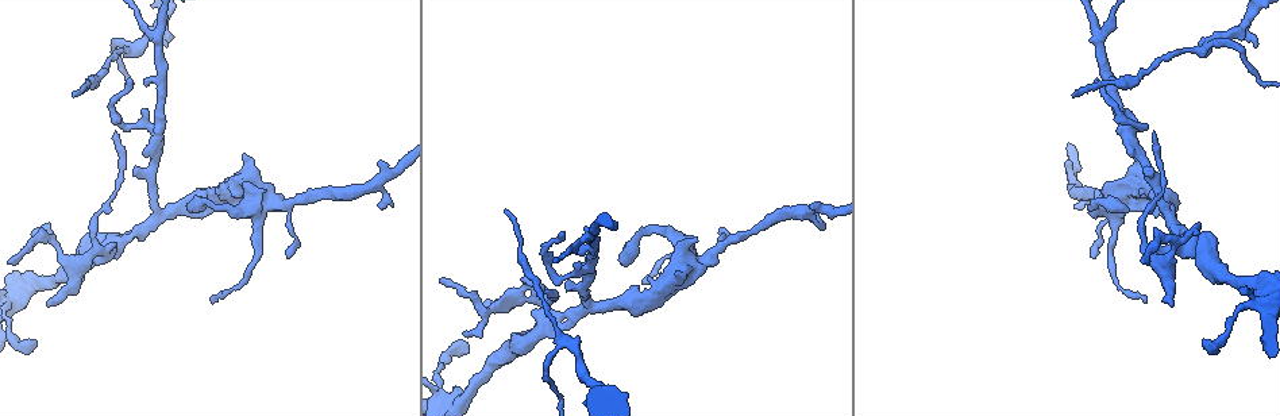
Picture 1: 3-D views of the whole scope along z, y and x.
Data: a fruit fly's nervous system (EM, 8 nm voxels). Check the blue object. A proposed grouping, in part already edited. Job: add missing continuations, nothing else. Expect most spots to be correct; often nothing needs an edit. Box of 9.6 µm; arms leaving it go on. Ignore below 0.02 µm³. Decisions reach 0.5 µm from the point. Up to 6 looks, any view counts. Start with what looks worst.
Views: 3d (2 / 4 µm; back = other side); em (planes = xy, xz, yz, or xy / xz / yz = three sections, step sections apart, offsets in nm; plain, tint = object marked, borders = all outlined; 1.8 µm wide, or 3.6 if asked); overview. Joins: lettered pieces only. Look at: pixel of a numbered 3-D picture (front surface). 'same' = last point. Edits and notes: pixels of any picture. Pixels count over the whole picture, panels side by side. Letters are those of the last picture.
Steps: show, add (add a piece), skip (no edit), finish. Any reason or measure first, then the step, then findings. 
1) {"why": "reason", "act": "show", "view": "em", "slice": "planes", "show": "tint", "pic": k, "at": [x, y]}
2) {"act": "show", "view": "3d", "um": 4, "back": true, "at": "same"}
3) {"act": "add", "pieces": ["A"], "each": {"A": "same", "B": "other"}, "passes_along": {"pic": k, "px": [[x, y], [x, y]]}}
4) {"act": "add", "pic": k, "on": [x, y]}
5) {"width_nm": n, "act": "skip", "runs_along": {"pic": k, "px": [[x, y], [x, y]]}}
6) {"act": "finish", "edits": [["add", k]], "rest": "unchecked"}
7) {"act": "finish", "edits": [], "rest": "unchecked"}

{"act": "show", "view": "3d", "um": 2, "pic": 1, "at": [465, 345]}

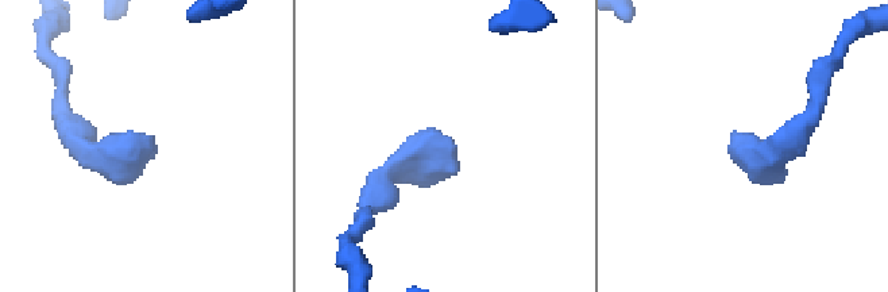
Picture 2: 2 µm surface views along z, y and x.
{"act": "show", "view": "em", "slice": "xy", "step": 8, "show": "borders", "pic": 2, "at": [745, 139]}

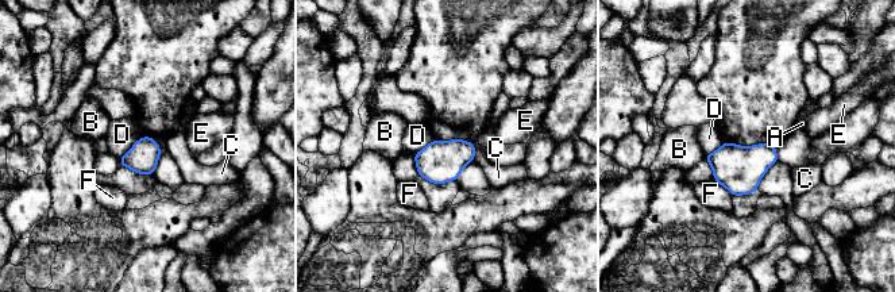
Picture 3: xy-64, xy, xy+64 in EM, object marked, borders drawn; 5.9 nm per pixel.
{"longest_contact_nm": ["D", 200], "act": "skip", "each": {"A": "other", "B": "other", "C": "other", "D": "other", "E": "other", "F": "other"}, "found": "none of them fits"}

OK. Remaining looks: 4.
{"act": "show", "view": "em", "slice": "planes", "show": "borders", "pic": 1, "at": [1073, 96]}

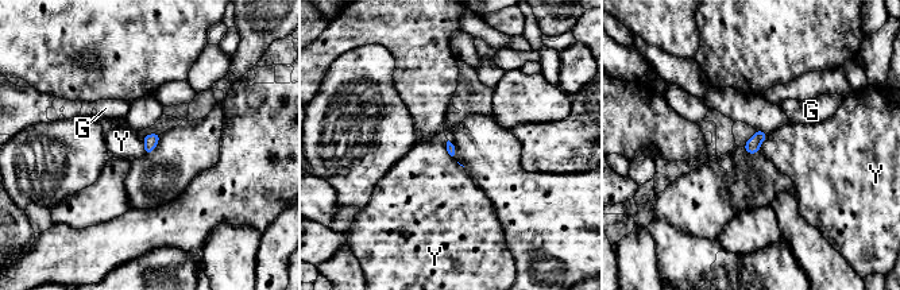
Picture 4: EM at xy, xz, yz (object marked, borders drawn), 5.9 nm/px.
{"longest_contact_nm": ["Y", 130], "act": "skip", "each": {"G": "other", "Y": "other"}, "border": {"pic": 4, "px": [[768, 134], [757, 151]]}, "found": "none of them fits"}

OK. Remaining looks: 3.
{"why": "three arms meet", "act": "show", "view": "em", "slice": "xy", "step": 8, "show": "borders", "pic": 1, "at": [549, 320]}

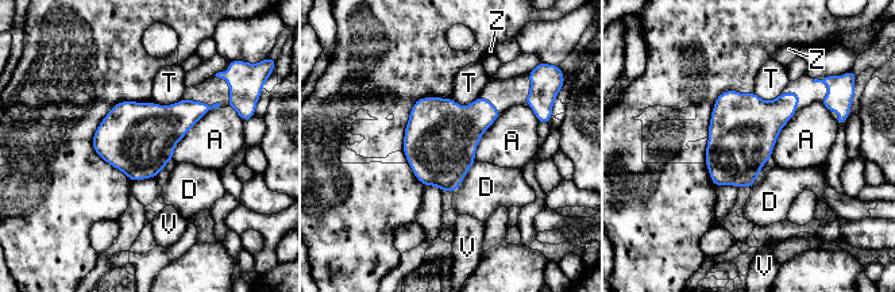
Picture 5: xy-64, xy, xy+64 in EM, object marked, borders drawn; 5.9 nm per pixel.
{"act": "skip", "each": {"A": "other", "D": "other", "T": "other", "V": "other", "Z": "other"}, "border": {"pic": 5, "px": [[219, 106], [184, 135], [172, 158]]}, "found": "no lettered piece goes on from it"}

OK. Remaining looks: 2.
{"act": "finish", "edits": [], "rest": "unchecked"}

